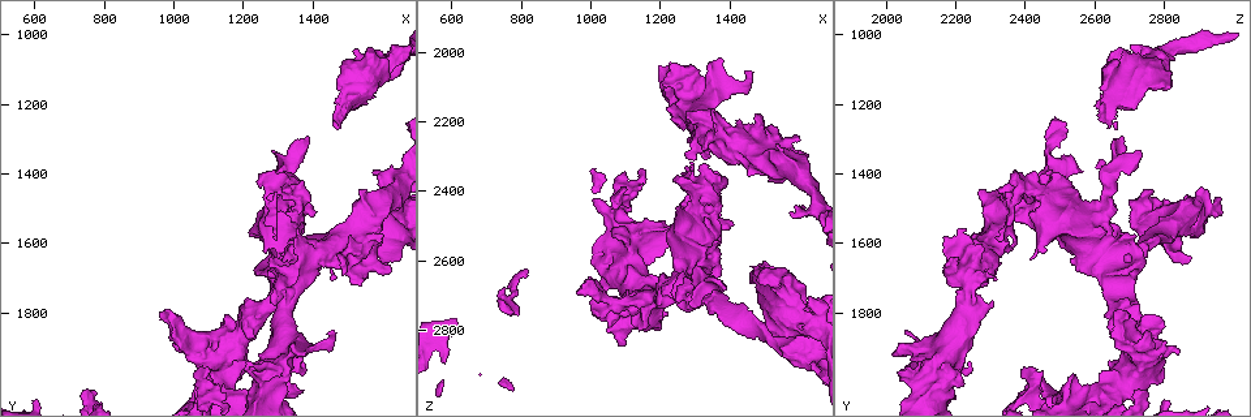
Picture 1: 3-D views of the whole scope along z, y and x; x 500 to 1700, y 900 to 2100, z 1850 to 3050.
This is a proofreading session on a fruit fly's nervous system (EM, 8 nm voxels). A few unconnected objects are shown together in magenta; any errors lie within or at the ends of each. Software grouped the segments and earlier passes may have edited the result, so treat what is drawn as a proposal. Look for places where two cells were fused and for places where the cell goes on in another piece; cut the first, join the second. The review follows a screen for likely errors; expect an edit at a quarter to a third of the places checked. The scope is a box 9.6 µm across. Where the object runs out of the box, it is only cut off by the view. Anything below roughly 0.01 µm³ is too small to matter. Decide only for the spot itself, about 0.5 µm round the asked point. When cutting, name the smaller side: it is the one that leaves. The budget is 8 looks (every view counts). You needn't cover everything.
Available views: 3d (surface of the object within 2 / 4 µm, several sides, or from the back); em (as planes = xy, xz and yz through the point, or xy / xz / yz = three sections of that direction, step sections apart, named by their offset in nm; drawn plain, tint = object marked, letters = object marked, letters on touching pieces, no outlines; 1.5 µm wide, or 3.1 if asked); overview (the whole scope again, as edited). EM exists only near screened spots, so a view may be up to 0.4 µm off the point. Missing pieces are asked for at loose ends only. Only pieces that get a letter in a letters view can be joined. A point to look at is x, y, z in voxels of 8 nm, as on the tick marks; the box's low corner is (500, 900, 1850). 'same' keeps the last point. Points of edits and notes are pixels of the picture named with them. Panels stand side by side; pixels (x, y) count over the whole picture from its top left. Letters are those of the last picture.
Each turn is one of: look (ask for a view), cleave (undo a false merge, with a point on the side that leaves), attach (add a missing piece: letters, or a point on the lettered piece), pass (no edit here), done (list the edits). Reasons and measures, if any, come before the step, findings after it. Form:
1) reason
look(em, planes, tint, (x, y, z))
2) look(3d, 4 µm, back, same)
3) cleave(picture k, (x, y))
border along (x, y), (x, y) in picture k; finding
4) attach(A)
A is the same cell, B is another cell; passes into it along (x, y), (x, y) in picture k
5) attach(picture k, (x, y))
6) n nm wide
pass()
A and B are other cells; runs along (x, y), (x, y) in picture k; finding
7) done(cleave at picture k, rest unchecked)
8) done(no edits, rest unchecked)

an open end
look(em, xz, step 8, letters, (1570, 1390, 2470))

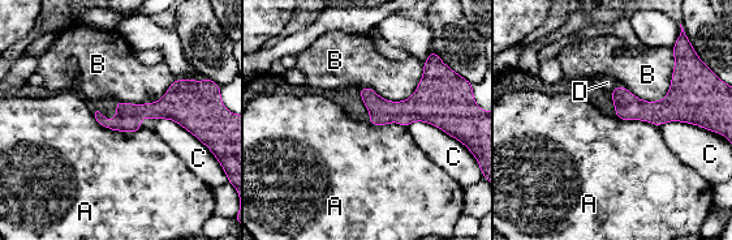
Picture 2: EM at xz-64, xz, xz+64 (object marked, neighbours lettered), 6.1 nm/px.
pass()
A, B, C and D are other cells; border along (616, 115), (655, 125) in picture 2; no lettered piece goes on from it

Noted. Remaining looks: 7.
branch stops here
look(3d, 4 µm, (1610, 1640, 2880))

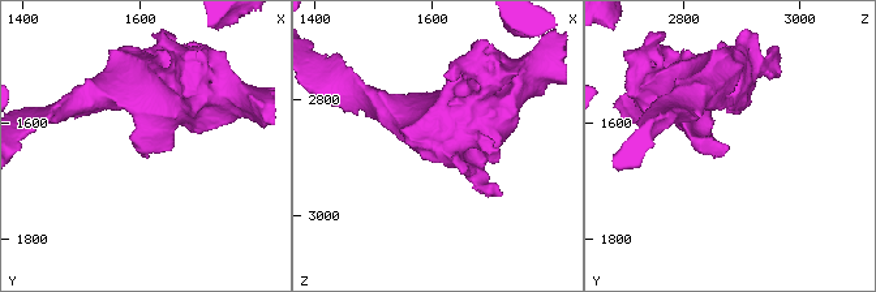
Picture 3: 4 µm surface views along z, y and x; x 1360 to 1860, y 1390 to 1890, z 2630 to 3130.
shape alone is not enough
look(em, planes, letters, (1600, 1640, 2880))

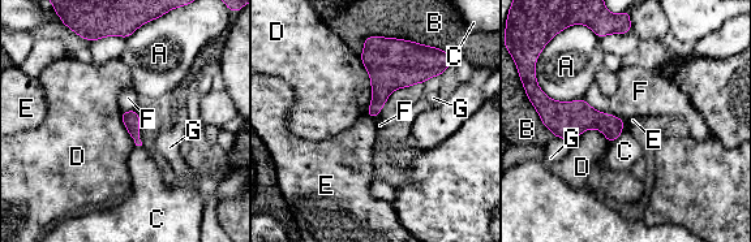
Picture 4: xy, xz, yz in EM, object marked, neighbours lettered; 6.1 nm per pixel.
pass()
A, B, C, D, E, F and G are other cells; border along (367, 113), (374, 120) in picture 4; none of them fits

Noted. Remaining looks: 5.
free end
look(em, xy, step 8, tint, (1540, 1600, 2380))

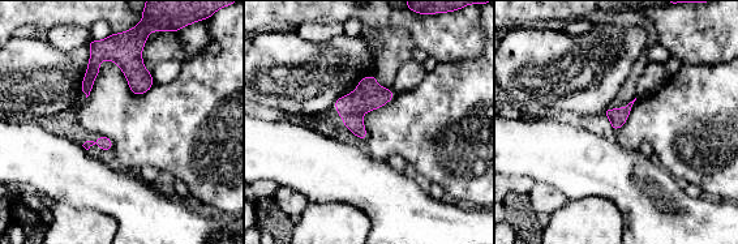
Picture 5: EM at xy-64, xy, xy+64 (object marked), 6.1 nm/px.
look(em, xy, step 8, letters, same)

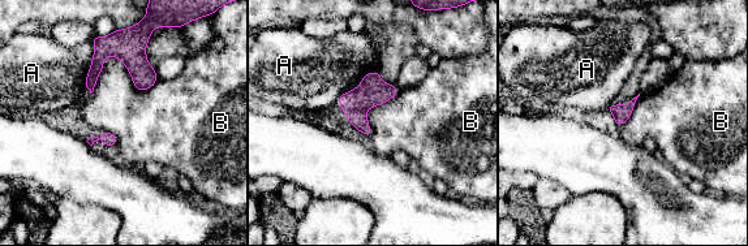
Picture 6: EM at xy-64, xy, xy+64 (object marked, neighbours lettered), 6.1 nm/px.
pass()
A and B are other cells; border along (157, 81), (90, 94) in picture 6; no lettered piece goes on from it

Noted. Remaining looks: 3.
done(no edits, rest unchecked)

